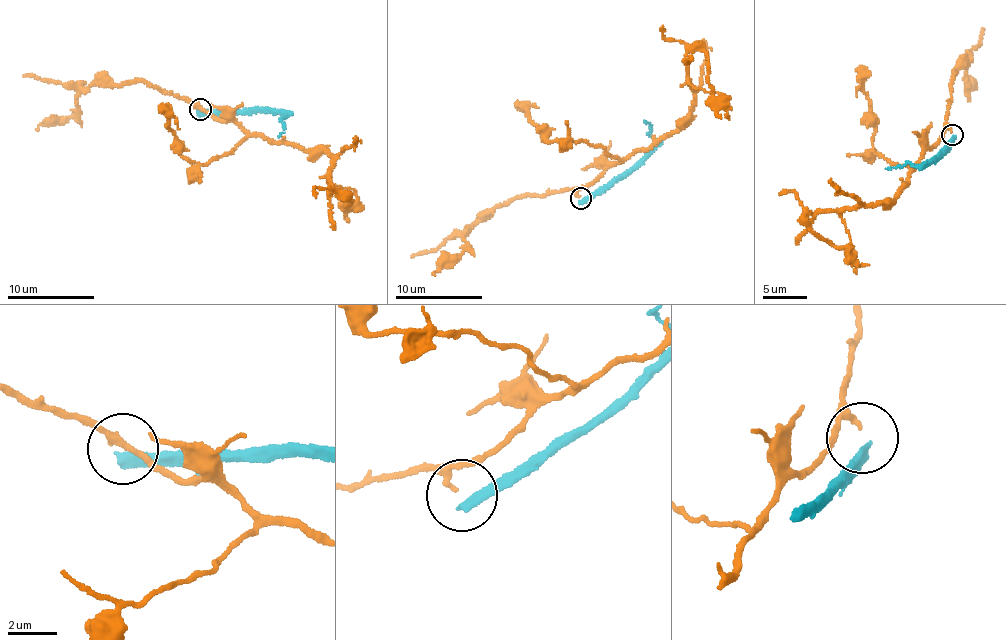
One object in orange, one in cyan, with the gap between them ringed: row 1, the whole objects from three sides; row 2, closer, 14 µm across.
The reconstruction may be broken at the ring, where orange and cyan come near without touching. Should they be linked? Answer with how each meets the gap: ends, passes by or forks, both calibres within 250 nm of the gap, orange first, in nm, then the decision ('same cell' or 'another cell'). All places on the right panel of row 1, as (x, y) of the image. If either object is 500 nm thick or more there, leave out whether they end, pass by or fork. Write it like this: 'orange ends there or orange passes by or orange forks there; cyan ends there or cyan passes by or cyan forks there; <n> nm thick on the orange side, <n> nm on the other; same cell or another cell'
orange ends there; cyan ends there; 260 nm thick on the orange side, 420 nm on the other; same cell

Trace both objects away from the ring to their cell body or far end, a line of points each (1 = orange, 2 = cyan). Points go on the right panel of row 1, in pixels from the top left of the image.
1: (951, 132), (947, 129), (939, 143), (924, 151), (895, 199), (855, 205), (841, 216), (856, 273)
2: (953, 137), (948, 152), (941, 157), (920, 166), (906, 164), (886, 169)

